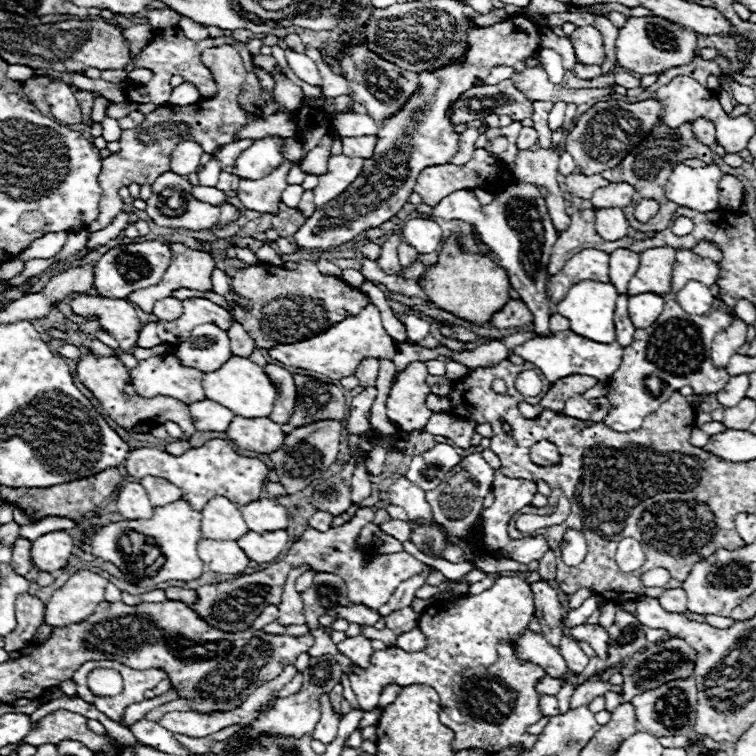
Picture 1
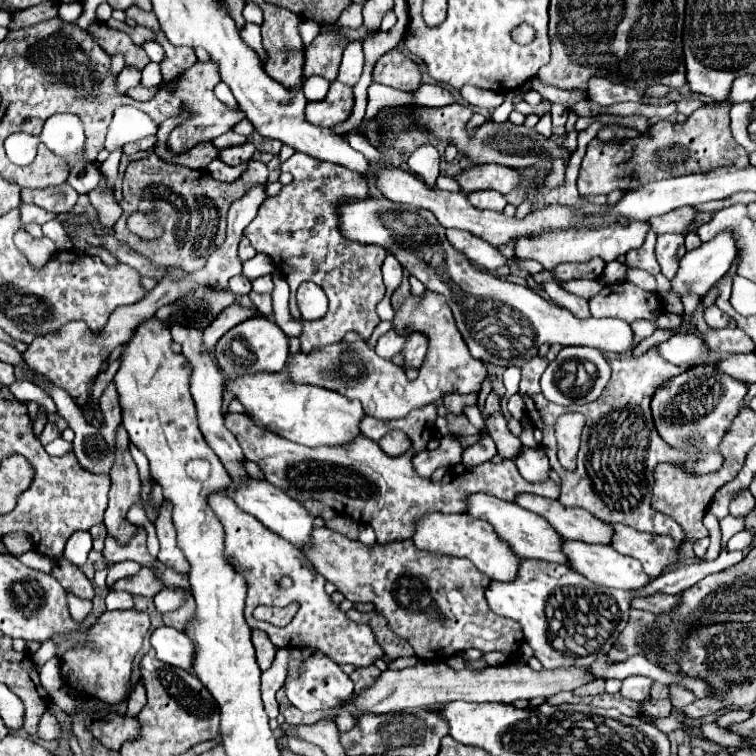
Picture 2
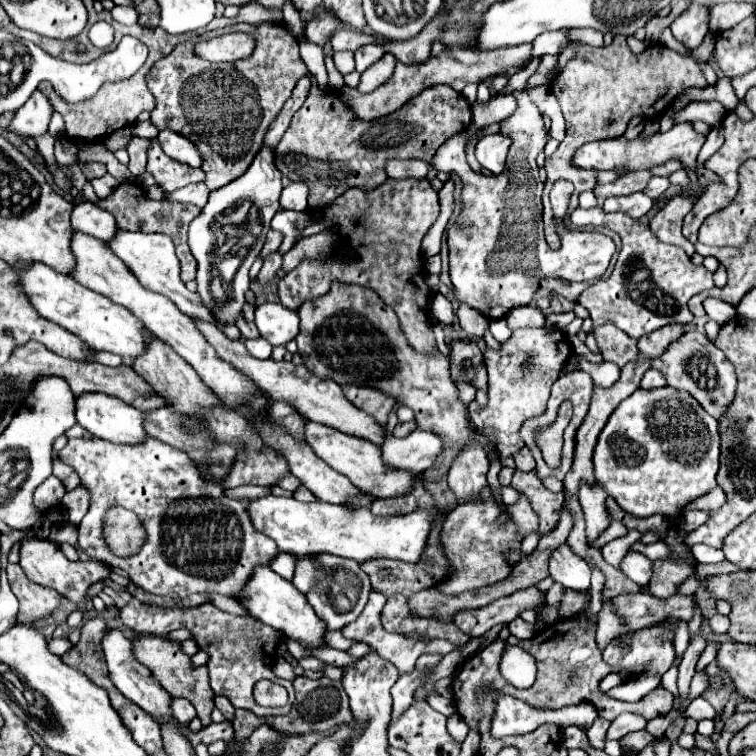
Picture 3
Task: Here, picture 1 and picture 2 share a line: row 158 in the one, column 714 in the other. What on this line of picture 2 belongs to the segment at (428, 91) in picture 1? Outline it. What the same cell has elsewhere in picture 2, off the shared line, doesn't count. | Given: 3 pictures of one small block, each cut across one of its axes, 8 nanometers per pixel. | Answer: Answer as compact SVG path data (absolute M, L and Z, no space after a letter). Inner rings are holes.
M710 364L694 366L688 372L670 378L652 398L654 424L662 440L670 446L686 452L694 450L718 450L724 432L738 414L748 386L744 380L736 380Z

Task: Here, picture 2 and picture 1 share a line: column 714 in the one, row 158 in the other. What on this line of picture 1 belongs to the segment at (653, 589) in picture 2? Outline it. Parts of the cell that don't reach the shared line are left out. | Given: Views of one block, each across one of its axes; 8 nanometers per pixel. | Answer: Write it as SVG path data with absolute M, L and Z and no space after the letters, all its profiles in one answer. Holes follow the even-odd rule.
M560 152L560 166L558 166L558 172L562 174L562 176L568 176L568 174L572 174L572 172L576 172L576 164L574 164L574 160L572 160L572 156L568 154L568 152Z

